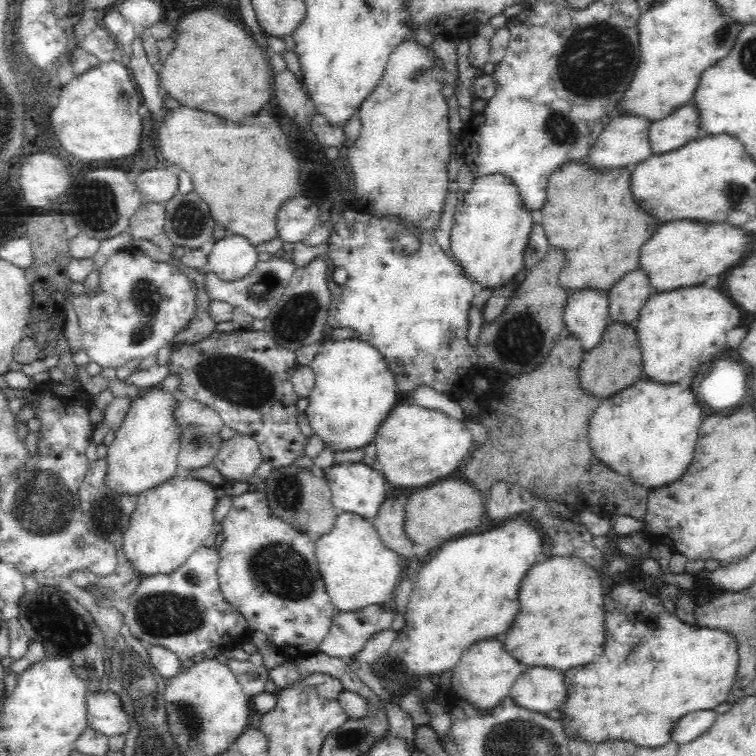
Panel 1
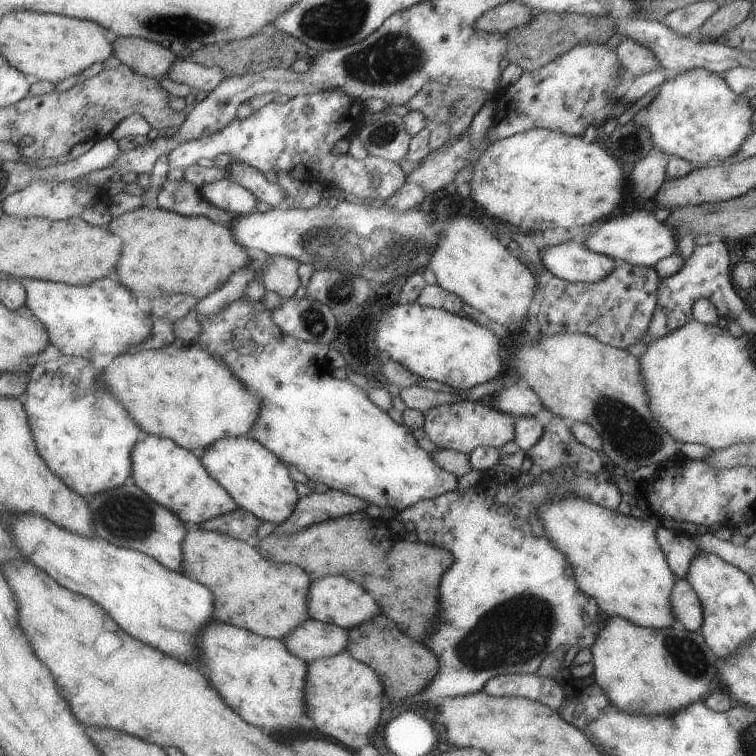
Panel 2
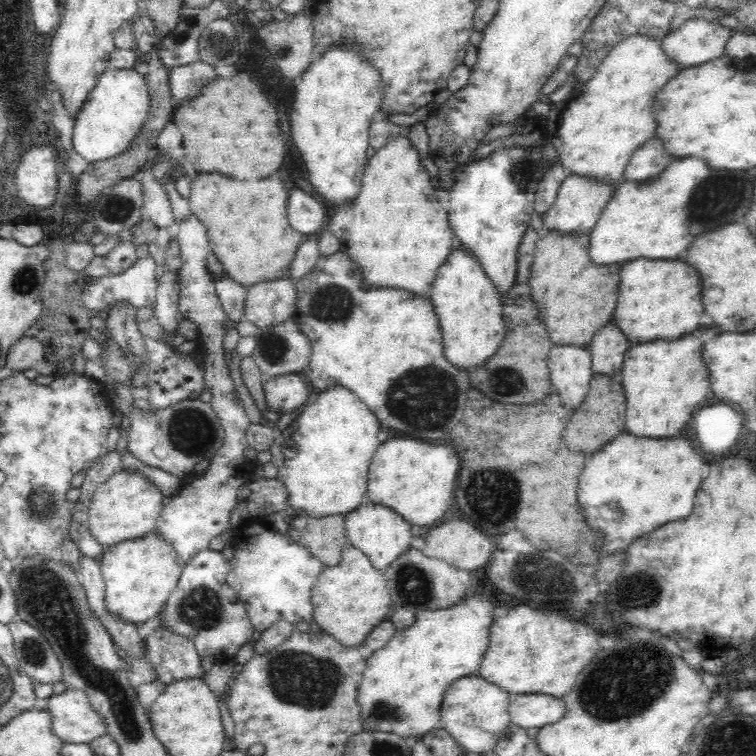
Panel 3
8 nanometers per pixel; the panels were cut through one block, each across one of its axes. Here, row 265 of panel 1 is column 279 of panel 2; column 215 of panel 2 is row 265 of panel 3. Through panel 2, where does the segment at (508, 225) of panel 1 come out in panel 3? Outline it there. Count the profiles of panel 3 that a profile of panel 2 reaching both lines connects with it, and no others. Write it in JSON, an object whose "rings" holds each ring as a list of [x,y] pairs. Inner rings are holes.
{"rings":[[[456,244],[445,264],[438,269],[429,299],[438,317],[442,351],[450,366],[466,373],[483,367],[497,353],[504,338],[503,304],[496,287],[468,251]]]}

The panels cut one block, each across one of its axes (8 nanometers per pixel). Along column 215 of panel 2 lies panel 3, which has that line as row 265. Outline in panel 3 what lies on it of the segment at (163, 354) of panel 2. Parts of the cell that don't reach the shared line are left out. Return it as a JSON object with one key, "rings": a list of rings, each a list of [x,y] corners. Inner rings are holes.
{"rings":[[[392,137],[384,147],[379,148],[374,155],[368,159],[365,171],[363,172],[361,190],[356,200],[348,207],[343,206],[336,208],[334,216],[328,218],[324,226],[326,232],[340,240],[342,250],[344,250],[348,257],[350,257],[350,260],[356,263],[358,268],[360,268],[363,284],[368,284],[370,288],[402,289],[402,291],[406,291],[410,293],[410,295],[429,297],[430,289],[432,288],[438,269],[442,264],[445,264],[446,259],[452,254],[456,246],[457,240],[456,237],[454,237],[454,233],[452,233],[452,229],[450,229],[448,215],[446,214],[447,208],[441,206],[440,201],[437,199],[438,192],[432,187],[430,175],[428,175],[428,171],[421,165],[420,161],[421,156],[418,154],[416,147],[410,142],[409,137]]]}

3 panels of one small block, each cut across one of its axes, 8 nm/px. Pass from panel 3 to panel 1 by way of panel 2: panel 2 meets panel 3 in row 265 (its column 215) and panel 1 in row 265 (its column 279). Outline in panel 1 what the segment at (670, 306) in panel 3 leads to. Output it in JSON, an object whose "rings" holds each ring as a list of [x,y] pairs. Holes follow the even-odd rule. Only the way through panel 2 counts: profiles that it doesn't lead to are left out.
{"rings":[[[677,220],[659,225],[657,231],[640,248],[639,270],[646,274],[652,292],[665,293],[704,285],[708,276],[720,276],[740,264],[752,236],[744,230],[724,224],[704,224]]]}

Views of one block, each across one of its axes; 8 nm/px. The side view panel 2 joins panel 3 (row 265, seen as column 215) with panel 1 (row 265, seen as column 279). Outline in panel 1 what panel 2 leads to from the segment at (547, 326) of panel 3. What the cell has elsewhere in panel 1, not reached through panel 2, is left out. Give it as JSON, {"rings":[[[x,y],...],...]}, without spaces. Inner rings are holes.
{"rings":[[[584,160],[563,164],[558,170],[552,172],[549,176],[547,186],[546,204],[541,208],[541,212],[543,214],[541,225],[544,227],[550,247],[562,251],[565,257],[565,263],[562,268],[560,268],[558,274],[558,284],[560,288],[568,293],[580,289],[594,289],[596,291],[608,292],[625,274],[636,271],[639,268],[640,248],[642,248],[642,245],[657,231],[660,225],[654,217],[648,215],[648,213],[644,213],[644,211],[640,211],[640,207],[634,203],[634,197],[632,197],[632,191],[630,191],[630,170],[608,169],[607,171],[594,171],[594,169],[590,169],[590,167],[584,163]]]}

